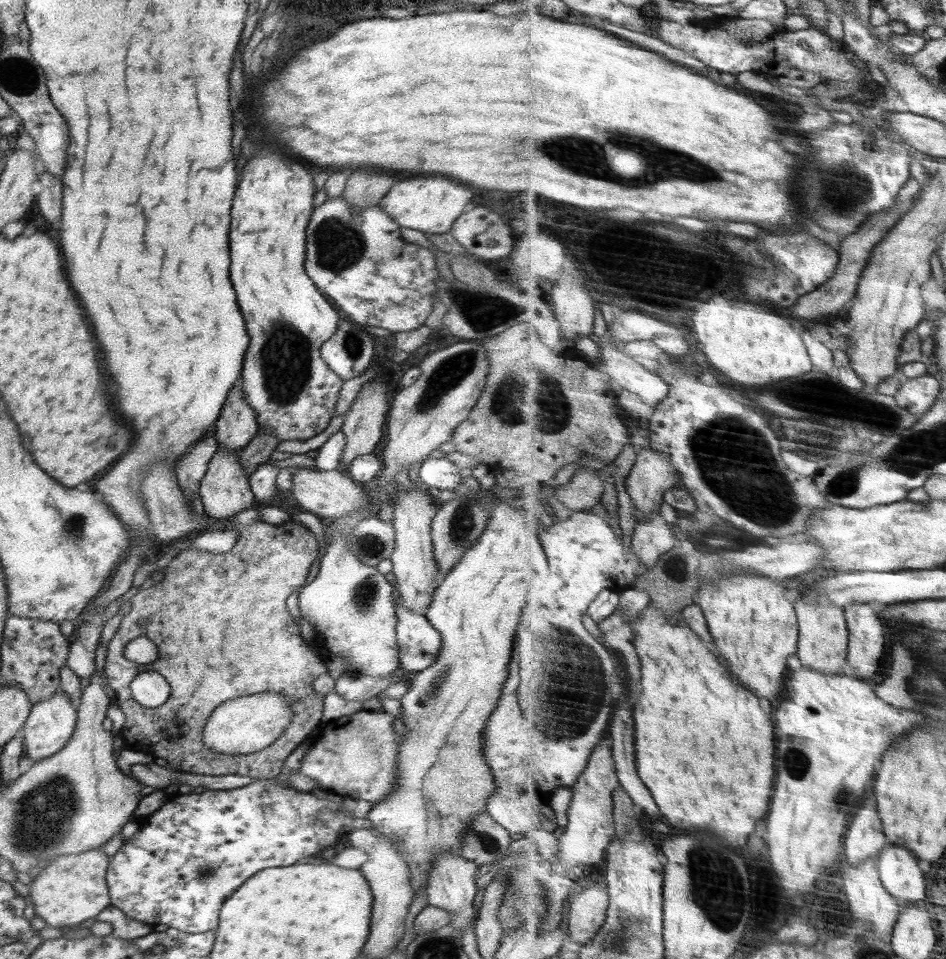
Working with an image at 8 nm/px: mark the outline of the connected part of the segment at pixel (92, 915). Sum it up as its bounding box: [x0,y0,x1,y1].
[29,848,110,928]

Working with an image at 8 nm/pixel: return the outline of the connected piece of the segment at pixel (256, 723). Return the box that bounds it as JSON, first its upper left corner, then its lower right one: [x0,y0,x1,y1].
[204,692,292,755]

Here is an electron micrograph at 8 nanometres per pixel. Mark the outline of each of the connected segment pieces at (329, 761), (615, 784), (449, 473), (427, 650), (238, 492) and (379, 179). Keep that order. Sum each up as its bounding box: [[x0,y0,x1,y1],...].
[[299,708,403,804],[552,730,621,876],[418,458,464,490],[395,599,442,674],[198,446,257,521],[343,172,398,208]]

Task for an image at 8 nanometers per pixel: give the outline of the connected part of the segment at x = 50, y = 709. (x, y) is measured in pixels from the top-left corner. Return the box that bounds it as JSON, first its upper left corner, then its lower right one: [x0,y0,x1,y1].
[21,689,77,761]

